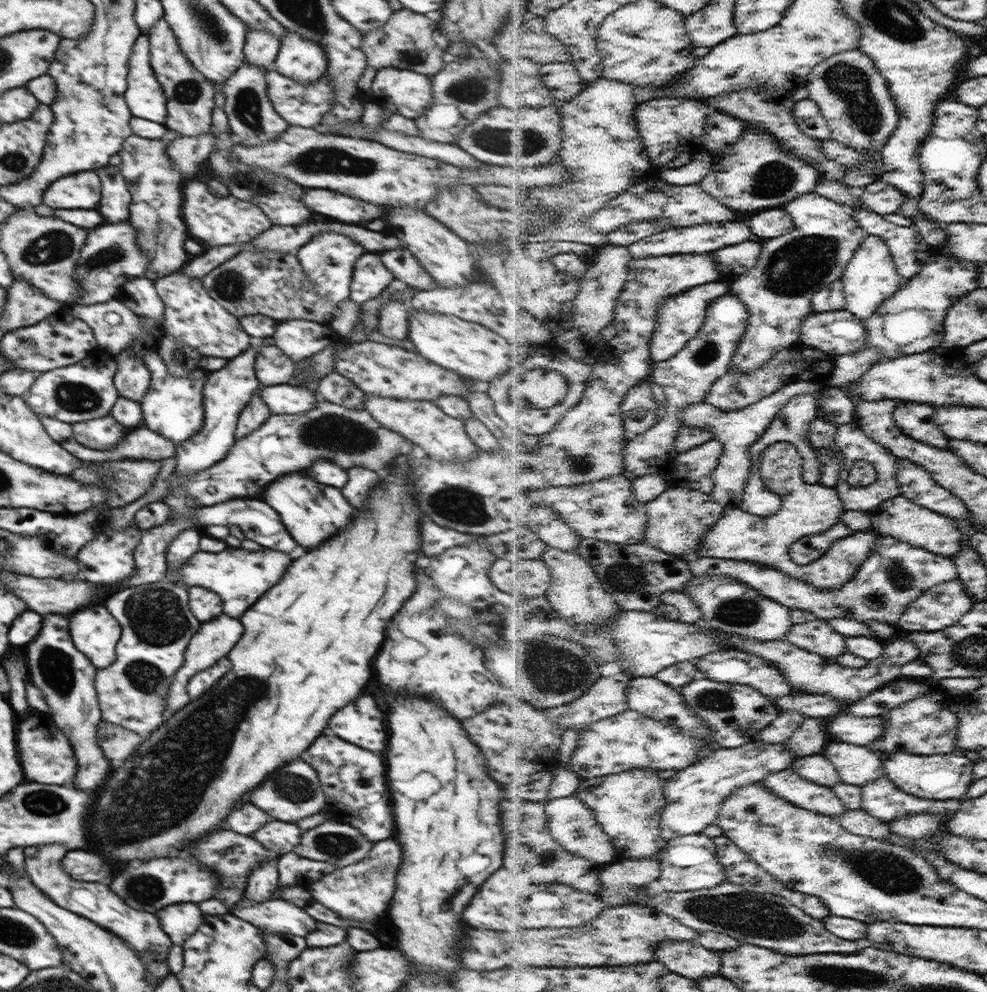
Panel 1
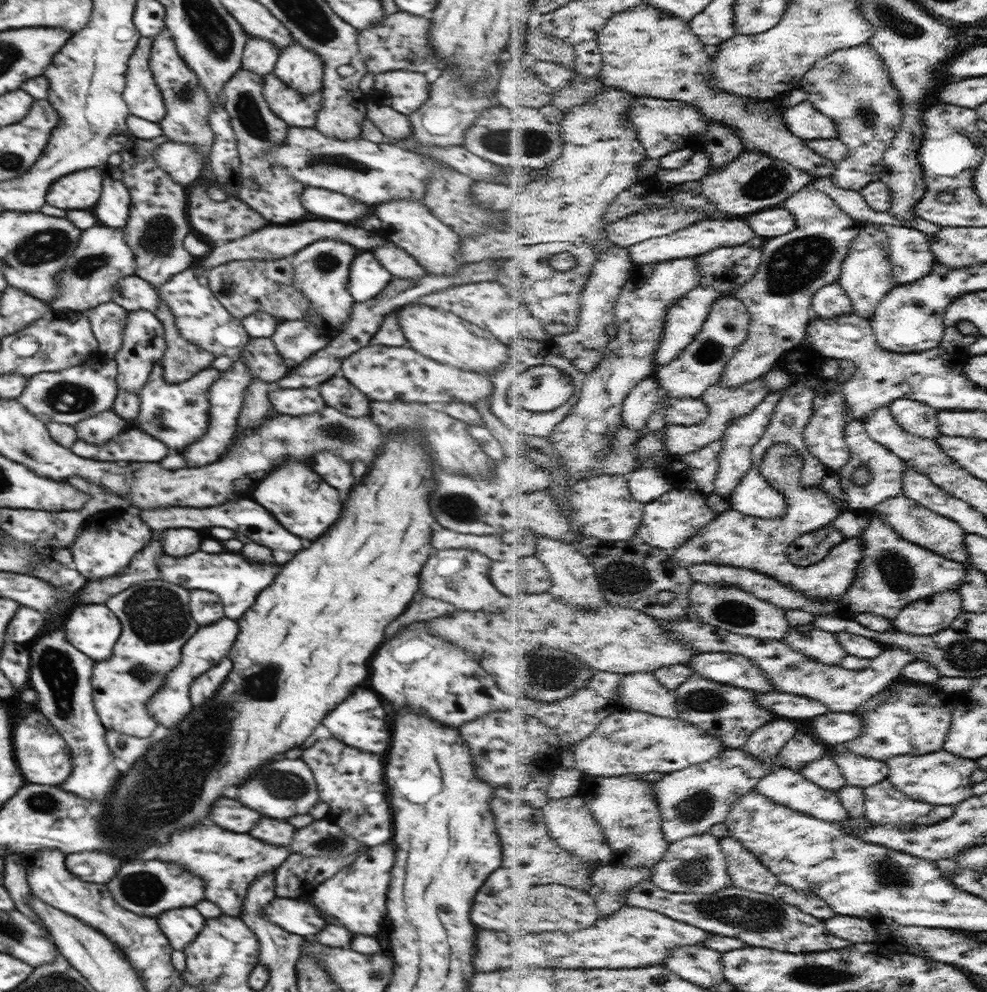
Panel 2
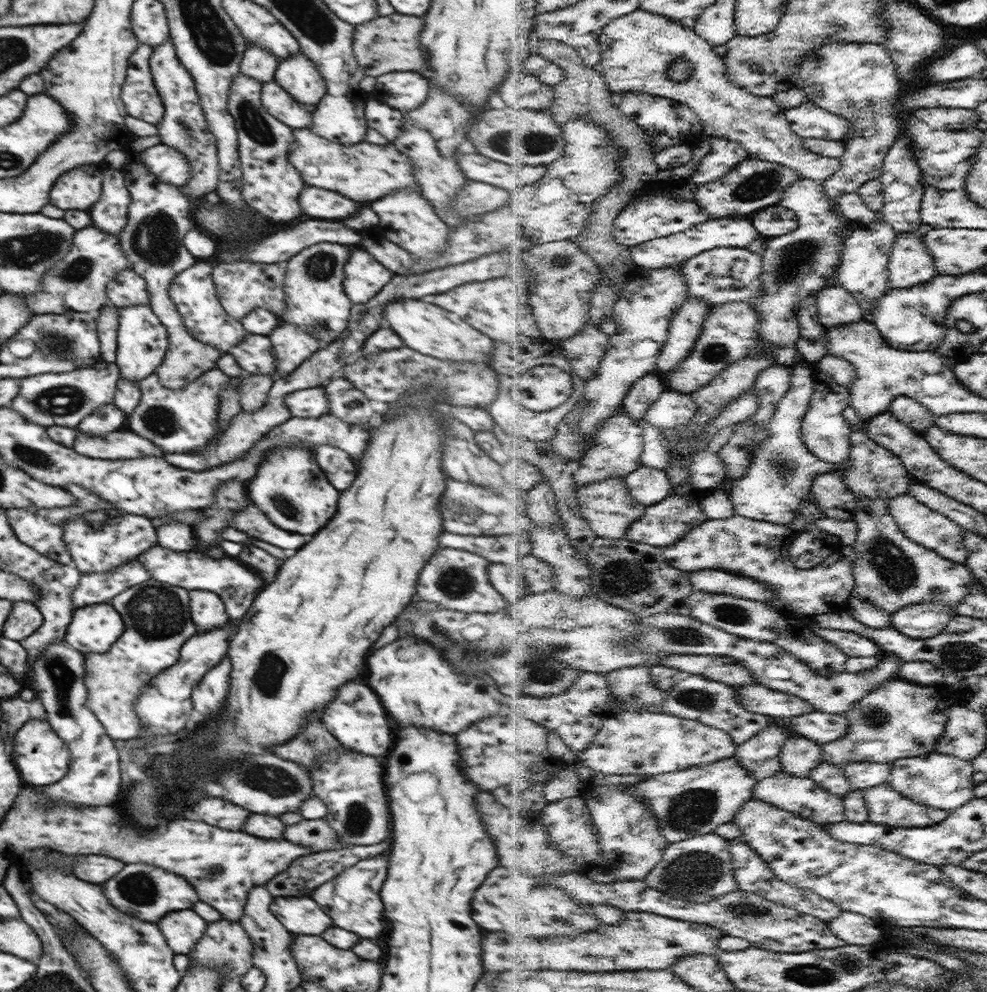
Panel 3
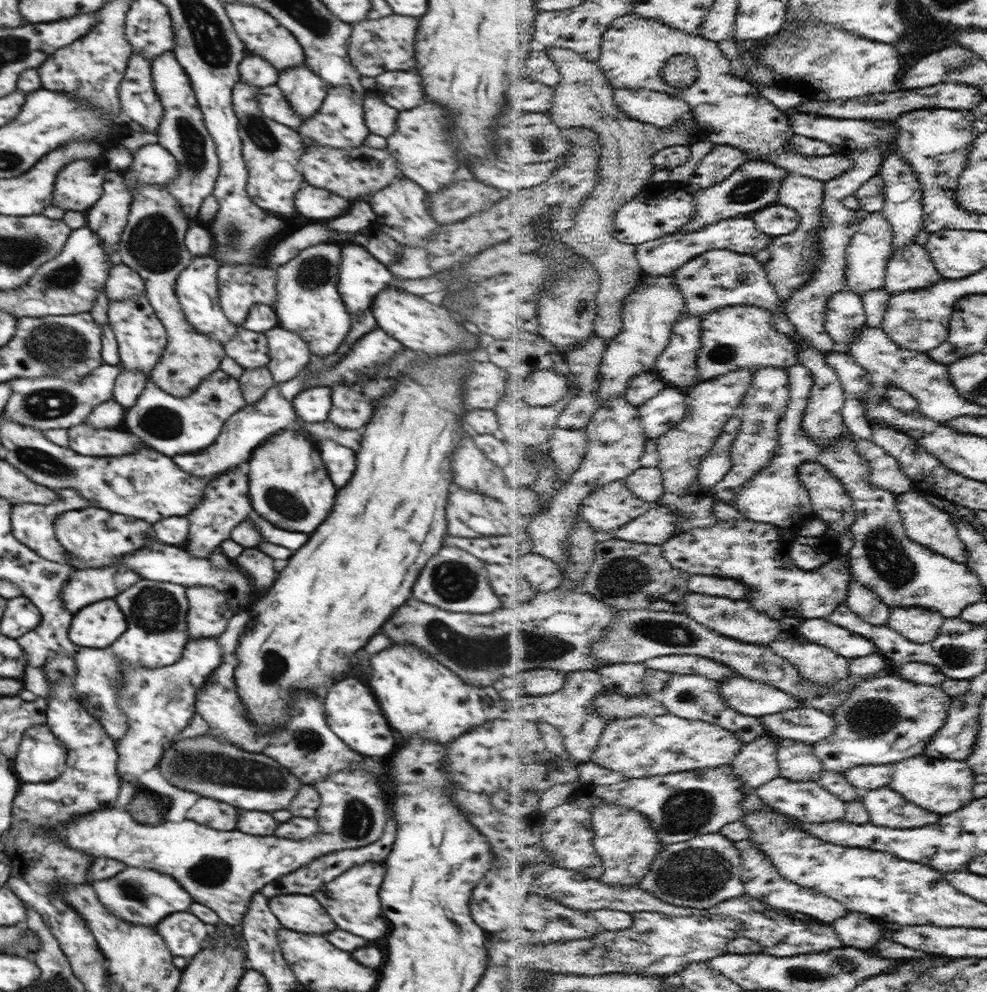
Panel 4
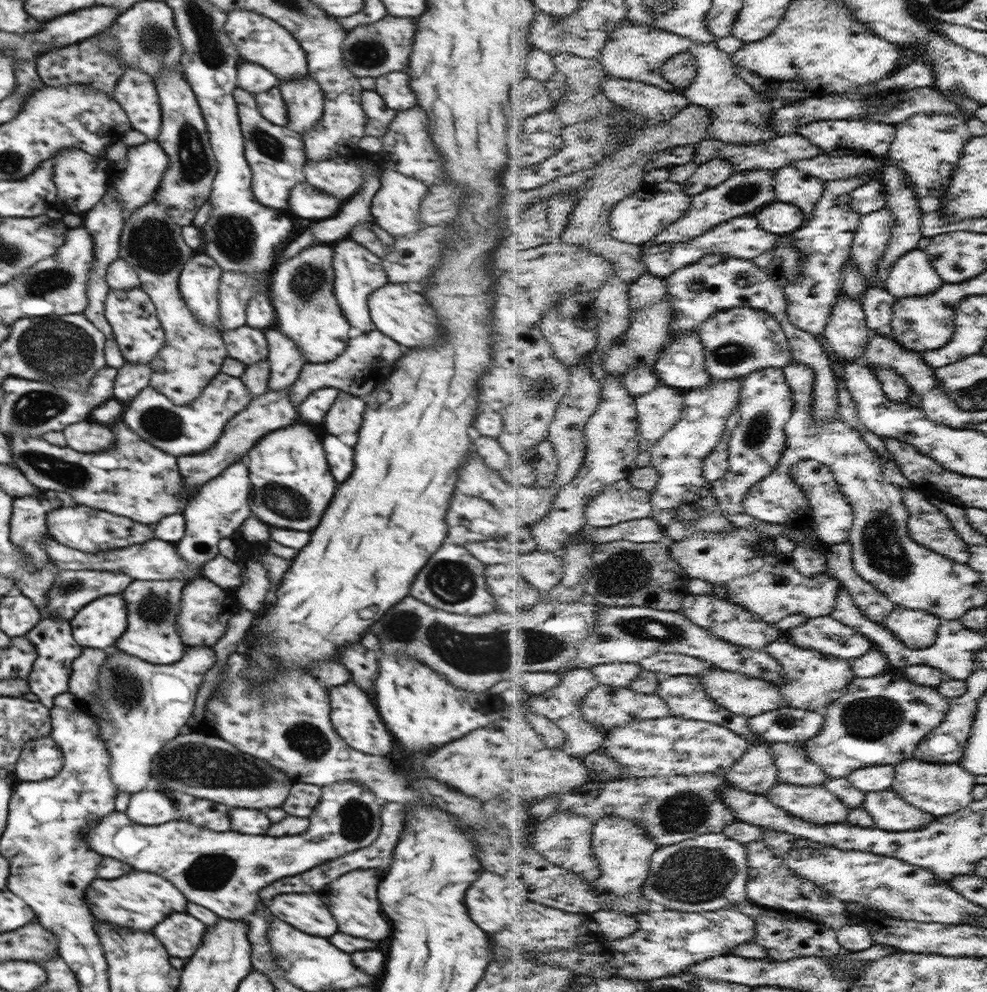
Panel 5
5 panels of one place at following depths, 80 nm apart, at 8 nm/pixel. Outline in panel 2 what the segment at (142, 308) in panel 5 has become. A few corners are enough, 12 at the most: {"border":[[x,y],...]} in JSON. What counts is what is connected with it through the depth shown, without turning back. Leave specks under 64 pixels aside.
{"border":[[129,311],[118,388],[144,390],[166,347],[155,313]]}

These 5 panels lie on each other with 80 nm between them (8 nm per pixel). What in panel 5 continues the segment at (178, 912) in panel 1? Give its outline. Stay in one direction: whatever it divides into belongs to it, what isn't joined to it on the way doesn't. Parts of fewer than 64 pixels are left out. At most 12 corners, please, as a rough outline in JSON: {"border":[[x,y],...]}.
{"border":[[172,913],[152,932],[171,958],[188,960],[206,927],[191,914]]}

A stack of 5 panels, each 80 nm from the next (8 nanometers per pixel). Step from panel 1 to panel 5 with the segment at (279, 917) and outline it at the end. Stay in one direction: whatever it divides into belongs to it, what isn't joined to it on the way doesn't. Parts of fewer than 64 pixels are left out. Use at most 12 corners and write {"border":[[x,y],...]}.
{"border":[[280,894],[274,916],[306,934],[328,938],[336,920],[318,894]]}

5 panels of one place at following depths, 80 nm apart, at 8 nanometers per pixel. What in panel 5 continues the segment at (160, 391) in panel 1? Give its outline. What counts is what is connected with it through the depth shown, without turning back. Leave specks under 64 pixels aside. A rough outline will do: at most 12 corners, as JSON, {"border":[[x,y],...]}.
{"border":[[220,371],[184,406],[148,385],[120,420],[162,452],[204,453],[252,402]]}

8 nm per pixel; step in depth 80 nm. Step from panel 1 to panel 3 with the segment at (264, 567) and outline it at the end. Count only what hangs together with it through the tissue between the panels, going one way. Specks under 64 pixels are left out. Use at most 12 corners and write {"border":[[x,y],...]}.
{"border":[[156,544],[137,558],[173,589],[218,594],[230,620],[264,580],[229,555]]}

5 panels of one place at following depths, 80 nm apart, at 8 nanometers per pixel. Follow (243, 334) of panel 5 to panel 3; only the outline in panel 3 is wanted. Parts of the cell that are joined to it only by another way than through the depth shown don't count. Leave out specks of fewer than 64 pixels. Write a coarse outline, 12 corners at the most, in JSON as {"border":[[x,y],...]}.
{"border":[[246,332],[230,352],[247,374],[275,378],[267,336]]}

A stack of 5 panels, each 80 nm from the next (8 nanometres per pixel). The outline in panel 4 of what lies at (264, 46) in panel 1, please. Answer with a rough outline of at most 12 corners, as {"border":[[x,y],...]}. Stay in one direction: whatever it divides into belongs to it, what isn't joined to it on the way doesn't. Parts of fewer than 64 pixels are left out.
{"border":[[254,53],[238,67],[240,81],[261,89],[277,83],[279,71]]}

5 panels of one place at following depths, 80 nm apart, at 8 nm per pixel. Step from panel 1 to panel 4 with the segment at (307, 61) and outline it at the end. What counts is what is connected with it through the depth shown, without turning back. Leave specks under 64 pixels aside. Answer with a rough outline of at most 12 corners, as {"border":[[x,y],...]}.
{"border":[[306,64],[275,85],[302,121],[318,113],[326,82]]}

